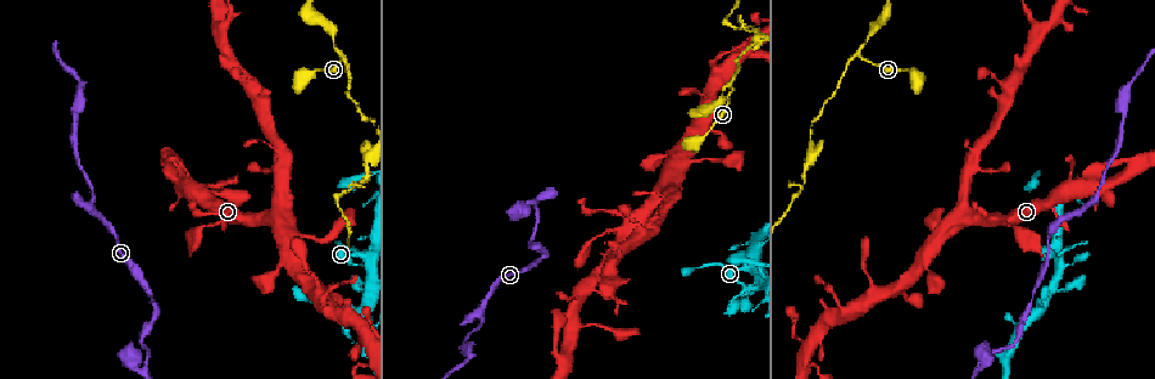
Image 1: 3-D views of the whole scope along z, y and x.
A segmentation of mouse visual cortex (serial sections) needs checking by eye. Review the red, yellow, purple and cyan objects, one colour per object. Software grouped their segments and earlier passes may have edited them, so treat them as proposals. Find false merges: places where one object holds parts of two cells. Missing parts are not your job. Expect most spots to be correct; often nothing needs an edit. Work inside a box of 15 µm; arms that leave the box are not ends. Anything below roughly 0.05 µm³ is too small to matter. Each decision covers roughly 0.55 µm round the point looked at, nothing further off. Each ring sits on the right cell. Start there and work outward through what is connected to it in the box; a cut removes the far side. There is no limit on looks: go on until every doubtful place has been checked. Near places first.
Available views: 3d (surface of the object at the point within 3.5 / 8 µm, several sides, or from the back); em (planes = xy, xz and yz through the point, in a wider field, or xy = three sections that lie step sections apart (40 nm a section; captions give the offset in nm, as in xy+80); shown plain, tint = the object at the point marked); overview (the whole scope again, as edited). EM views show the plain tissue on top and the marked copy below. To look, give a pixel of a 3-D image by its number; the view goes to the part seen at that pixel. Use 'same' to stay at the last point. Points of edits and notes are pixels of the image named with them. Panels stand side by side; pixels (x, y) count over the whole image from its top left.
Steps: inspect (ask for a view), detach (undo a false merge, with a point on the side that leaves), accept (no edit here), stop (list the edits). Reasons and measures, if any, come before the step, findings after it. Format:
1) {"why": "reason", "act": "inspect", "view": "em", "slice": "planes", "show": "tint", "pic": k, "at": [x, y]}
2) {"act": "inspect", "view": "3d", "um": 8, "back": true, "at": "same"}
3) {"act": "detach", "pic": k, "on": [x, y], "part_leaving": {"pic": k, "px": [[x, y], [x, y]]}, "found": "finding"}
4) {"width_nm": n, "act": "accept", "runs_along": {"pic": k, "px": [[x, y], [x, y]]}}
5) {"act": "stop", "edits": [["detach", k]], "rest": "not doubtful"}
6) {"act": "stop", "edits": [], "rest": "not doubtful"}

{"why": "three arms meet", "act": "inspect", "view": "3d", "um": 3.5, "back": true, "pic": 1, "at": [340, 53]}

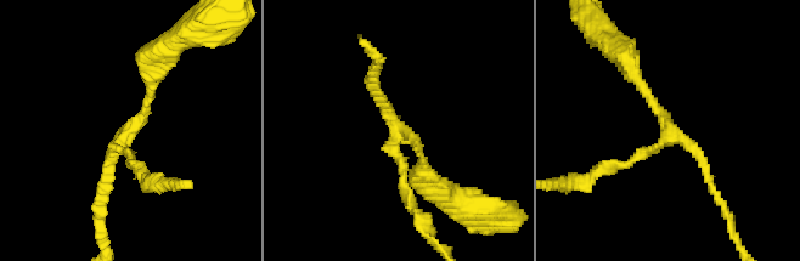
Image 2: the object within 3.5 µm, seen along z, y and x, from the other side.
{"arms": 3, "arm_widths_nm": [150, 150, 150], "why": "need the tissue", "act": "inspect", "view": "em", "slice": "planes", "show": "tint", "pic": 2, "at": [397, 134]}

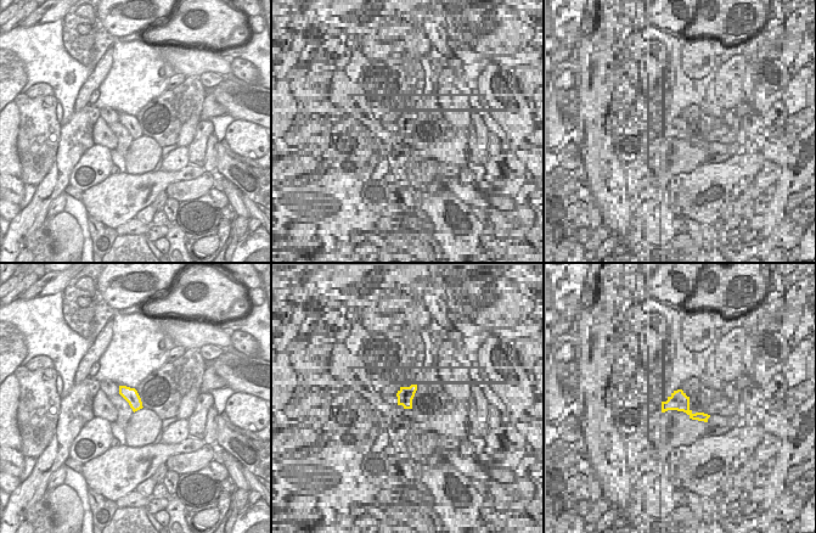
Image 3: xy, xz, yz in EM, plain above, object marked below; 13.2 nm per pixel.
{"act": "accept", "runs_along": {"pic": 2, "px": [[411, 200], [377, 89]]}, "found": "continuous, no second cell"}

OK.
{"why": "thin neck", "act": "inspect", "view": "3d", "um": 3.5, "pic": 1, "at": [350, 188]}

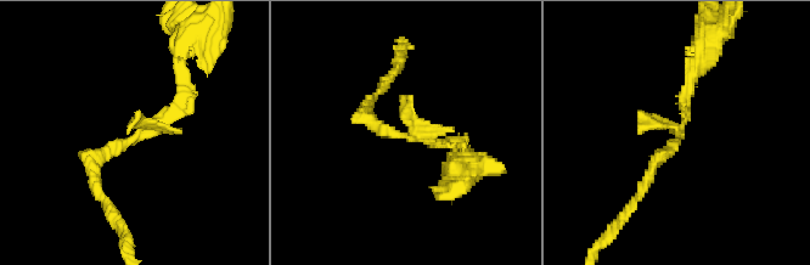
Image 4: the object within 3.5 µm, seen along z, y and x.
{"act": "inspect", "view": "em", "slice": "xy", "step": 5, "show": "tint", "pic": 4, "at": [681, 138]}

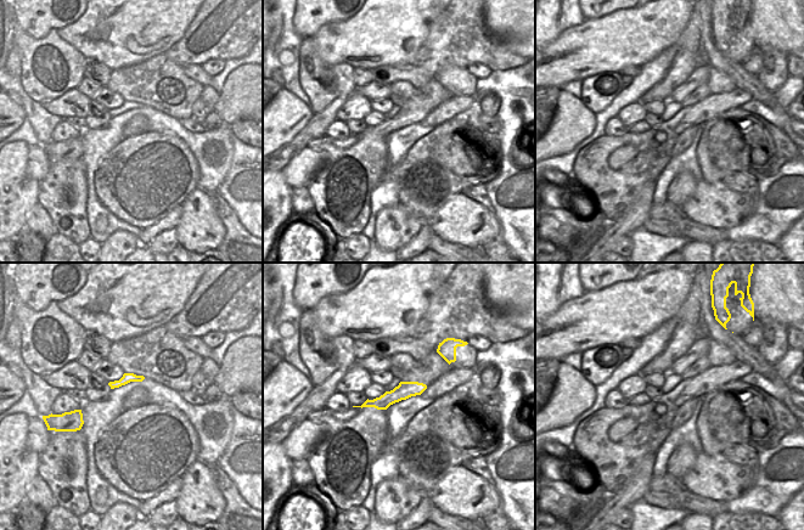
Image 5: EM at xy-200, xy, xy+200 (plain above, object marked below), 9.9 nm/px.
{"act": "accept", "runs_along": {"pic": 4, "px": [[181, 83], [170, 112], [95, 157], [95, 191]]}, "found": "continuous, no second cell"}

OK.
{"act": "inspect", "view": "3d", "um": 3.5, "pic": 1, "at": [146, 361]}

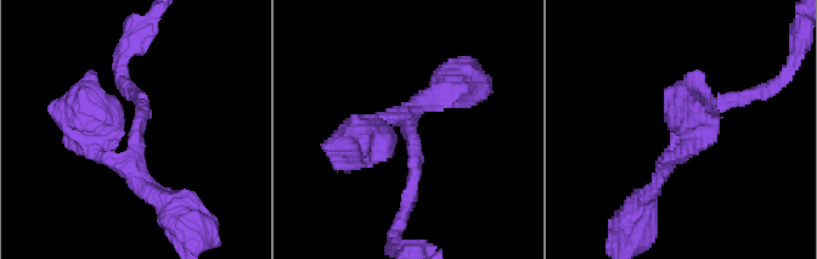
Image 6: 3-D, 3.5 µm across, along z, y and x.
{"act": "inspect", "view": "em", "slice": "planes", "show": "tint", "pic": 6, "at": [134, 130]}

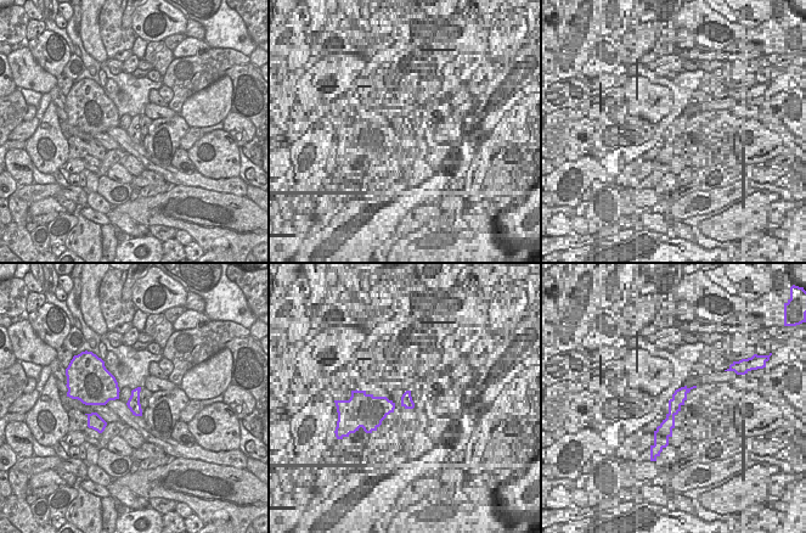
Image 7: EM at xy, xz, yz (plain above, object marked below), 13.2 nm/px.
{"why": "another direction", "act": "inspect", "view": "em", "slice": "xy", "step": 1, "show": "tint", "at": "same"}

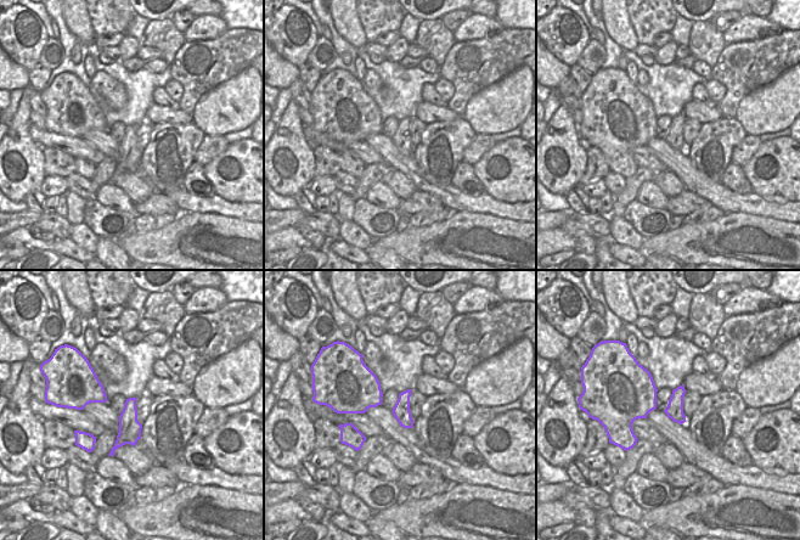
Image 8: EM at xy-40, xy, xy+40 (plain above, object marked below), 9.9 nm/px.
{"act": "accept", "runs_along": {"pic": 6, "px": [[407, 193], [411, 135], [364, 141]]}, "found": "all the same cell"}

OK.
{"act": "stop", "edits": [], "rest": "not doubtful"}

